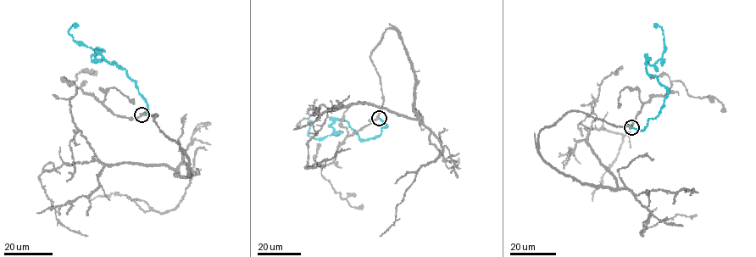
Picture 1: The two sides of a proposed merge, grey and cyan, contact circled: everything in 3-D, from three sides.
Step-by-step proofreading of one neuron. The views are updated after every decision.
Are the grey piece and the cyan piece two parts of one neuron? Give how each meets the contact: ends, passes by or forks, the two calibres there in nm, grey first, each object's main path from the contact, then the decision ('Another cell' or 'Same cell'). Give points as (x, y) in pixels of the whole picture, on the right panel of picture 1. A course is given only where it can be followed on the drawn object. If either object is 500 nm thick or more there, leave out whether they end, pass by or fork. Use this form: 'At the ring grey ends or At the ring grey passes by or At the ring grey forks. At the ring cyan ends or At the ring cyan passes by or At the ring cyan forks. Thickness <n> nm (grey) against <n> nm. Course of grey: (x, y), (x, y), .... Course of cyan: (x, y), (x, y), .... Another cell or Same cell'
At the ring grey passes by. At the ring cyan ends. Thickness 260 nm (grey) against 300 nm. Course of grey: (631, 127), (574, 110), (541, 129), (538, 152), (553, 167), (615, 188), (585, 128), (623, 135), (592, 200). Course of cyan: (631, 127), (656, 119), (669, 93), (647, 72), (664, 48), (653, 25). Same cell

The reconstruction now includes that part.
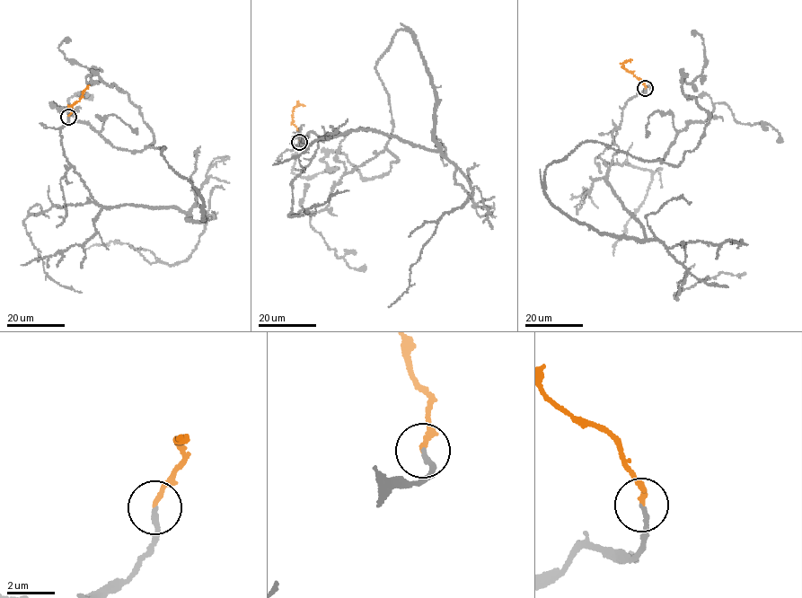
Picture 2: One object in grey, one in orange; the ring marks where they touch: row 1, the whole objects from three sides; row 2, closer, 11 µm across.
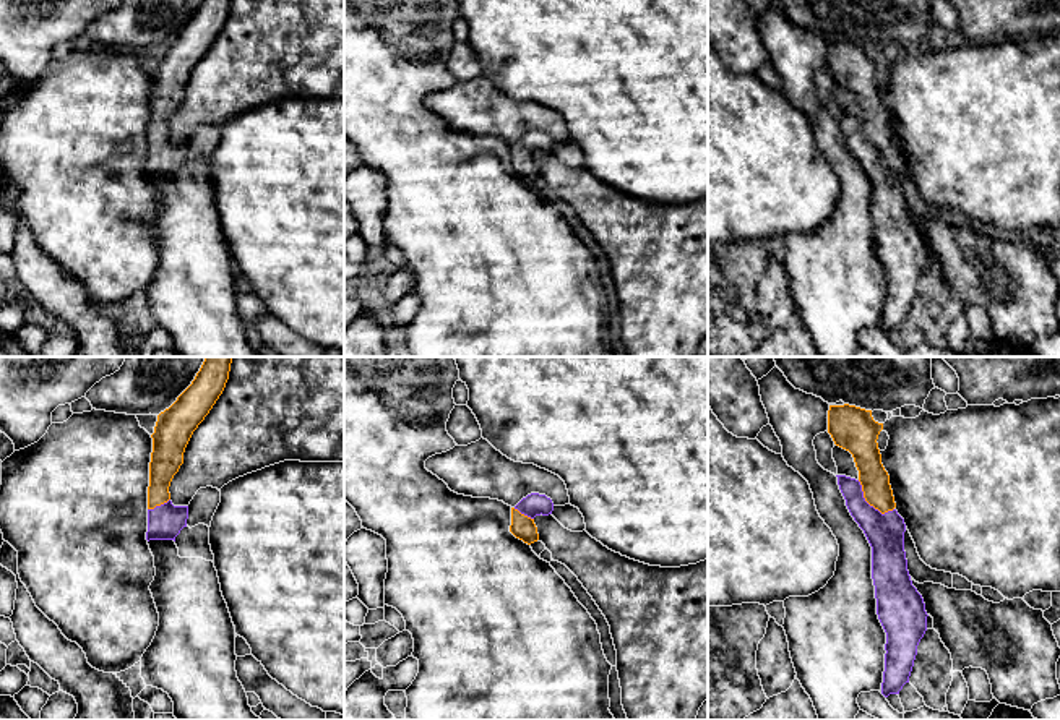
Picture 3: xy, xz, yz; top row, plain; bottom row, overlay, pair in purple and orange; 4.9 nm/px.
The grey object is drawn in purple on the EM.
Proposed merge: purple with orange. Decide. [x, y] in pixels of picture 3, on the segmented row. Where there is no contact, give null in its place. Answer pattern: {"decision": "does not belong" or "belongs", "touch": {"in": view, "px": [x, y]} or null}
{"decision": "belongs", "touch": {"in": "yz", "px": [869, 505]}}

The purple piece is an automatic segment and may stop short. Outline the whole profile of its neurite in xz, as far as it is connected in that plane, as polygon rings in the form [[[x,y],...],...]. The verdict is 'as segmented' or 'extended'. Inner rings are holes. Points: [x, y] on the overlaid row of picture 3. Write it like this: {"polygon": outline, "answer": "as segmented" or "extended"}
{"polygon": [[[531,493],[523,498],[515,508],[511,508],[510,532],[531,545],[539,540],[537,527],[534,524],[536,516],[549,516],[554,511],[554,503],[545,495]]], "answer": "extended"}

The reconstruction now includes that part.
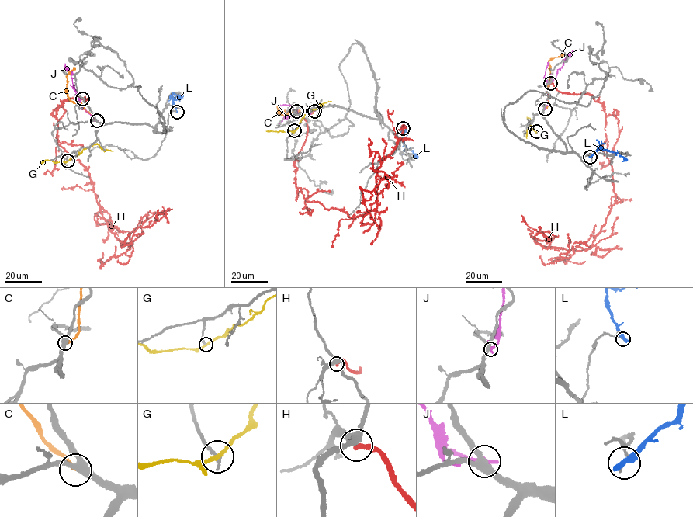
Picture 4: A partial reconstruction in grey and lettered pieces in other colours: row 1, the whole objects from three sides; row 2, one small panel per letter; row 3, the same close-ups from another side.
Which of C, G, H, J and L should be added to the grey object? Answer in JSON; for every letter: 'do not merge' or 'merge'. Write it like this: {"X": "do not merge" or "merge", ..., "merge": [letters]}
{"C": "do not merge", "G": "do not merge", "H": "do not merge", "J": "do not merge", "L": "do not merge", "merge": []}

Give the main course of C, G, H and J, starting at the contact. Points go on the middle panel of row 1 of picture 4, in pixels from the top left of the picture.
C: (313, 111), (310, 113), (296, 111), (285, 115), (277, 107), (278, 113), (285, 110)
G: (294, 131), (309, 110), (331, 101)
H: (296, 111), (307, 131), (296, 187), (351, 218), (377, 206), (393, 111)
J: (314, 111), (310, 113), (296, 112), (278, 123)

